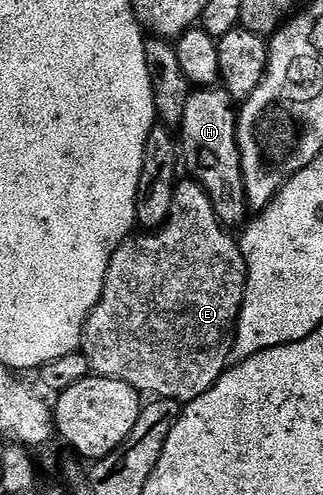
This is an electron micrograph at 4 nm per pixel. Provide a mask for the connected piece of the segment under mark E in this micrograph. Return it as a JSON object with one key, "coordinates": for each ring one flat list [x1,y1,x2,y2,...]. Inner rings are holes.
{"coordinates":[[196,180,188,181,178,181,171,216,165,221,164,226,158,226,152,232,134,233,125,239,125,242,115,252,115,256,111,256,107,268,107,280,103,284,103,296,99,304,95,304,87,320,83,339,85,359,88,360,90,371,96,377,123,380,131,384,131,388,135,388,142,396,156,396,182,404,191,403,199,396,203,396,203,392,213,387,229,369,233,352,233,336,237,332,237,317,241,315,241,305,245,299,245,261,238,239,232,238,229,235,232,233,221,225,219,216,215,216,215,208,211,204,209,193,202,188,201,183]]}

